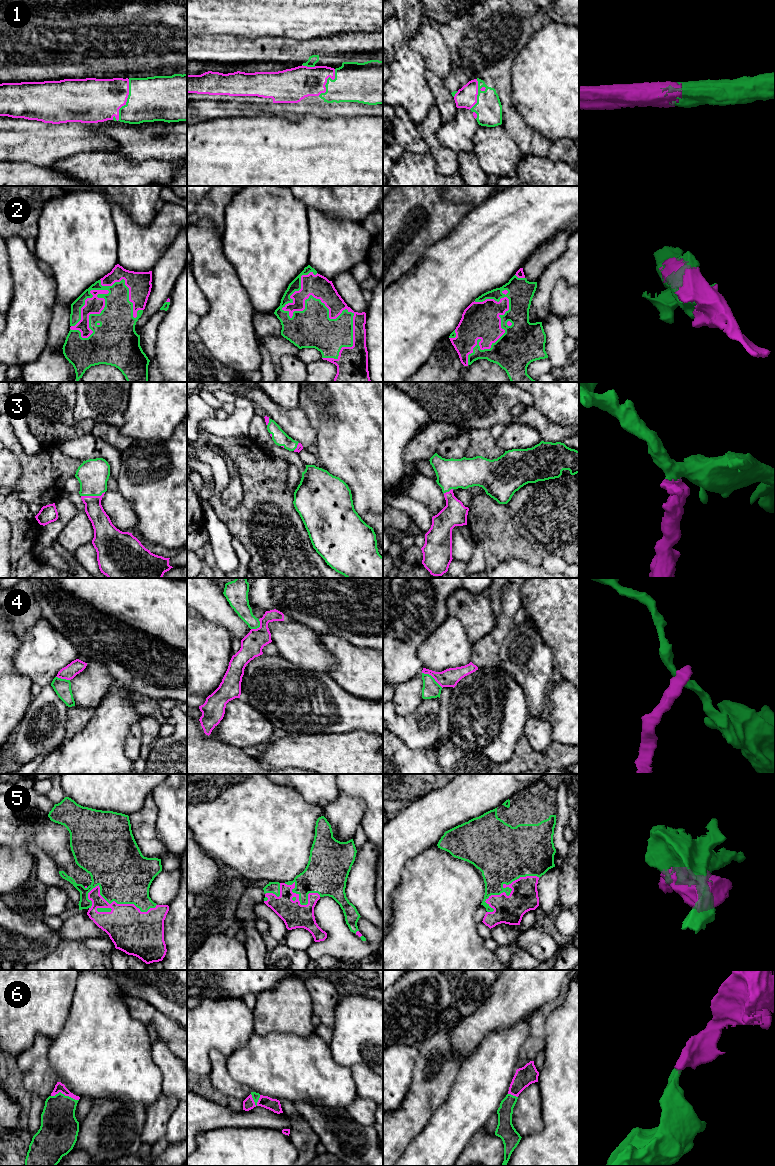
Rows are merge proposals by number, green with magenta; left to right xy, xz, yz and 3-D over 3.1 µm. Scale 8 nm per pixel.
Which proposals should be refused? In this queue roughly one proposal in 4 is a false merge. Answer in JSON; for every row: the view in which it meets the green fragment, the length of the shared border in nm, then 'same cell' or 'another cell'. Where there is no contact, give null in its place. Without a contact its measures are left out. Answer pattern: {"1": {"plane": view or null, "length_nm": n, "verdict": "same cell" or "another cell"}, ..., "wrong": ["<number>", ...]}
{"1": {"plane": "xy", "length_nm": 360, "verdict": "same cell"}, "2": {"plane": "xz", "length_nm": 750, "verdict": "same cell"}, "3": {"plane": "xy", "length_nm": 200, "verdict": "same cell"}, "4": {"plane": "yz", "length_nm": 200, "verdict": "another cell"}, "5": {"plane": "yz", "length_nm": 500, "verdict": "same cell"}, "6": {"plane": "xy", "length_nm": 220, "verdict": "same cell"}, "wrong": ["4"]}

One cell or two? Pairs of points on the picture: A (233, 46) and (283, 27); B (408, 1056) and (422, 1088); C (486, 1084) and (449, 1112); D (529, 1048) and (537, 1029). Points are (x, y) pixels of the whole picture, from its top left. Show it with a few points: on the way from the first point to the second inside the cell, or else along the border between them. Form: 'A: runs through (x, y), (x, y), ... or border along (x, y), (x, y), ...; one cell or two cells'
A: border along (227, 34), (250, 39), (273, 37); two cells
B: border along (418, 1049), (413, 1069), (413, 1079), (407, 1091); two cells
C: runs through (477, 1093), (458, 1112); one cell
D: runs through (533, 1043), (537, 1034); one cell

